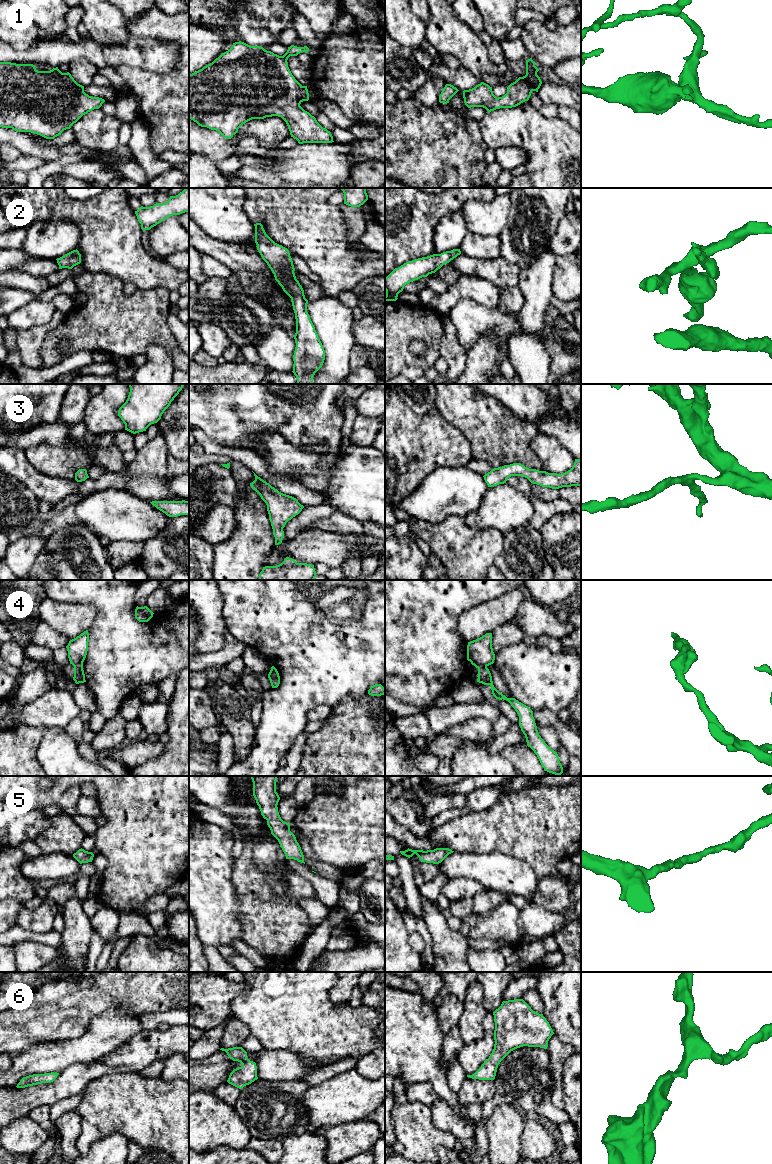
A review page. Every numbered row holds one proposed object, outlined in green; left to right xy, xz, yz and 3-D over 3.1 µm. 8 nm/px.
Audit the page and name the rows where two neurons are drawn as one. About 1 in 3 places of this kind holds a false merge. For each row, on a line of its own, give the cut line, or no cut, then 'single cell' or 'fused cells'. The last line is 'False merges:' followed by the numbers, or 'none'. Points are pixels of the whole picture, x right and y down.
1: no cut; single cell
2: no cut; single cell
3: no cut; single cell
4: cut in yz along (471, 661), (486, 666); fused cells
5: no cut; single cell
6: no cut; single cell
False merges: 4

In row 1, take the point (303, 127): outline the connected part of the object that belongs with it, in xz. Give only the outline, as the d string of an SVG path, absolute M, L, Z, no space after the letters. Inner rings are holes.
M241 41L233 43L228 51L222 53L212 63L189 74L189 119L201 127L218 131L224 138L231 139L243 124L252 119L278 116L286 122L291 137L299 144L334 142L331 132L323 128L314 116L300 106L303 101L309 100L308 89L295 79L288 67L287 60L290 56L308 51L307 46L291 45L283 56L279 56L260 46L250 46Z

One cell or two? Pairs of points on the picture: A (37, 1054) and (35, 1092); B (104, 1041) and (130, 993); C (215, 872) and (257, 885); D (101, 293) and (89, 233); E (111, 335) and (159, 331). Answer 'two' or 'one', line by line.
A: two
B: two
C: two
D: two
E: one

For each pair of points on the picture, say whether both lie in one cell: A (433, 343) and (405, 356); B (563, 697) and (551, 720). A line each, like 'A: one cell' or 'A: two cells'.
A: one cell
B: two cells

